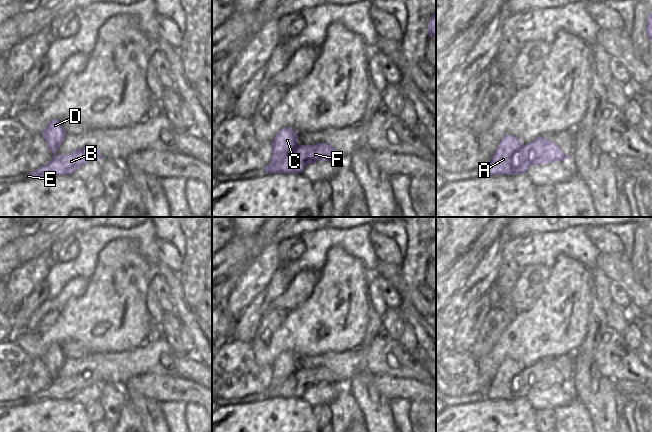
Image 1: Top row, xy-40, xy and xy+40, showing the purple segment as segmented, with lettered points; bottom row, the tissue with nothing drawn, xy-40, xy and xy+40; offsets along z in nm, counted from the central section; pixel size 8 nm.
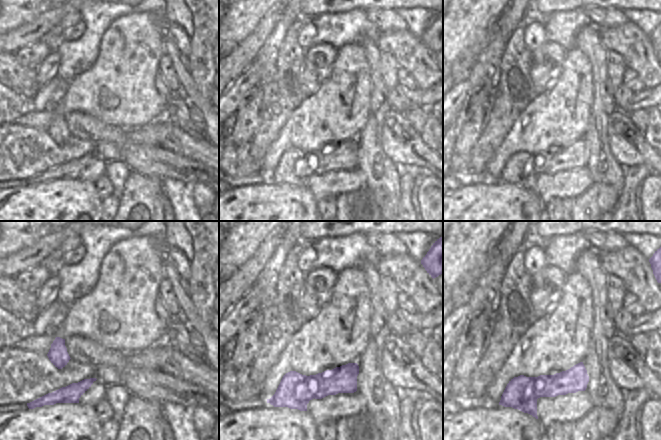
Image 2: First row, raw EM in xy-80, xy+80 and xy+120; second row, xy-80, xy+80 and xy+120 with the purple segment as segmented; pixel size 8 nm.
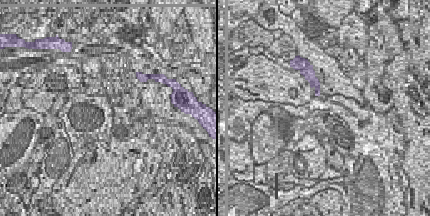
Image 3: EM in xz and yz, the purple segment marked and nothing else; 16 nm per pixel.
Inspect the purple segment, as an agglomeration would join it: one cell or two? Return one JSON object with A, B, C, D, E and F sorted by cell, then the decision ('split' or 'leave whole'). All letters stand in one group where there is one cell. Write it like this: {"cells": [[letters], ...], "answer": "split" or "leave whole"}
{"cells": [["A", "C", "D"], ["B", "E", "F"]], "answer": "split"}

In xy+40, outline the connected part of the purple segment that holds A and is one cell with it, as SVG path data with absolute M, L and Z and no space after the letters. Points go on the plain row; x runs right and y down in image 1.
M505 359L499 366L492 382L486 387L484 397L487 399L520 399L515 397L512 382L524 368L513 359Z

